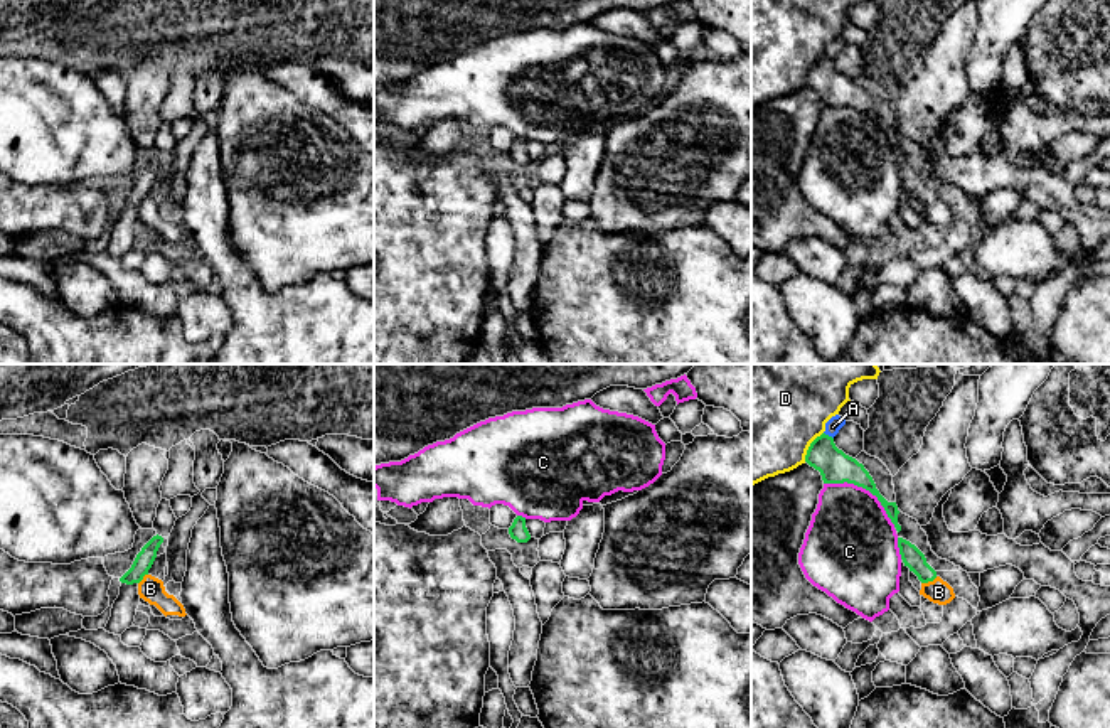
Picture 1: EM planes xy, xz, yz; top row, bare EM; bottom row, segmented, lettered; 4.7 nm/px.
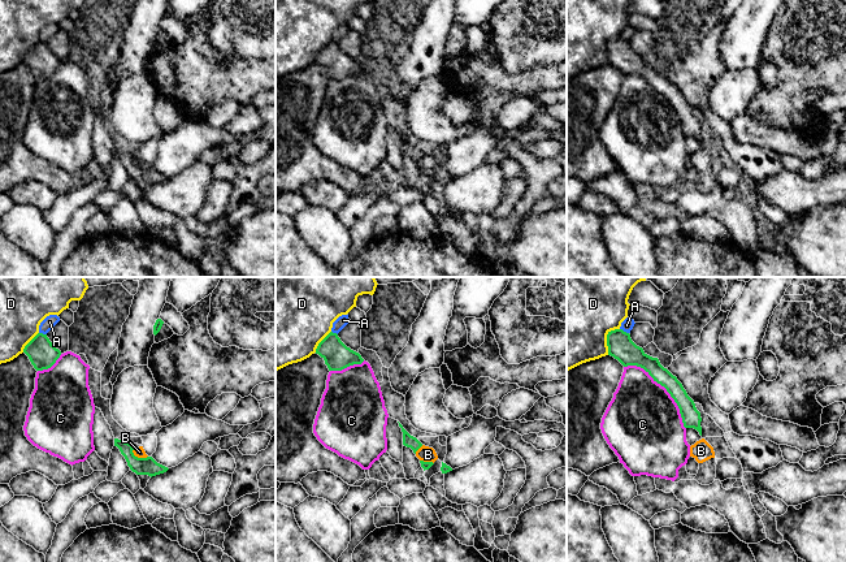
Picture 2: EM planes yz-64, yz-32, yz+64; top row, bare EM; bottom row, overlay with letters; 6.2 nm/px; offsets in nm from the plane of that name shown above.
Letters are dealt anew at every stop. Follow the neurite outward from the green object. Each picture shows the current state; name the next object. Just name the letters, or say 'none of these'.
none of these

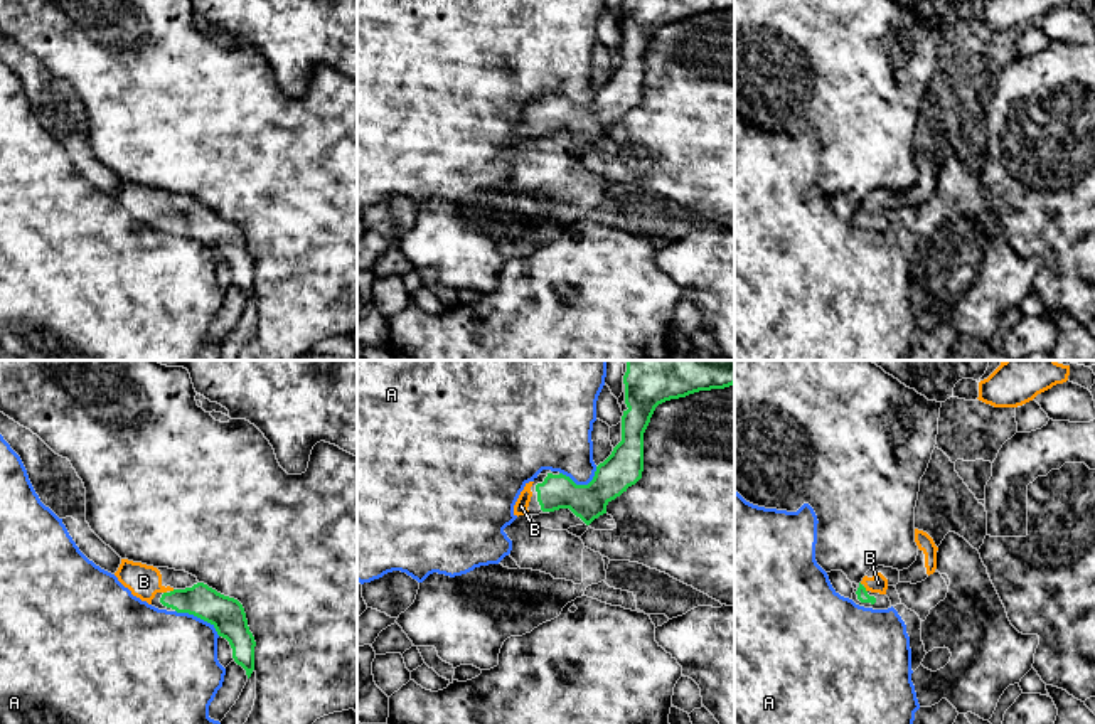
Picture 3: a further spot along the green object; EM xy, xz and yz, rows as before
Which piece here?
B

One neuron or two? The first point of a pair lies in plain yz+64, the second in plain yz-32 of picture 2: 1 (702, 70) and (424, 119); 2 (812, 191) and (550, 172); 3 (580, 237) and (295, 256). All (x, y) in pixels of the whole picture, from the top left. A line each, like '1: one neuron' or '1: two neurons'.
1: two neurons
2: two neurons
3: one neuron

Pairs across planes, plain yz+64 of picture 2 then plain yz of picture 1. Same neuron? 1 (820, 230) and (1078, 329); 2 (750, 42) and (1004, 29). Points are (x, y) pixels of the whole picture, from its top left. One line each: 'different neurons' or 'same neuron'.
1: same neuron
2: same neuron

